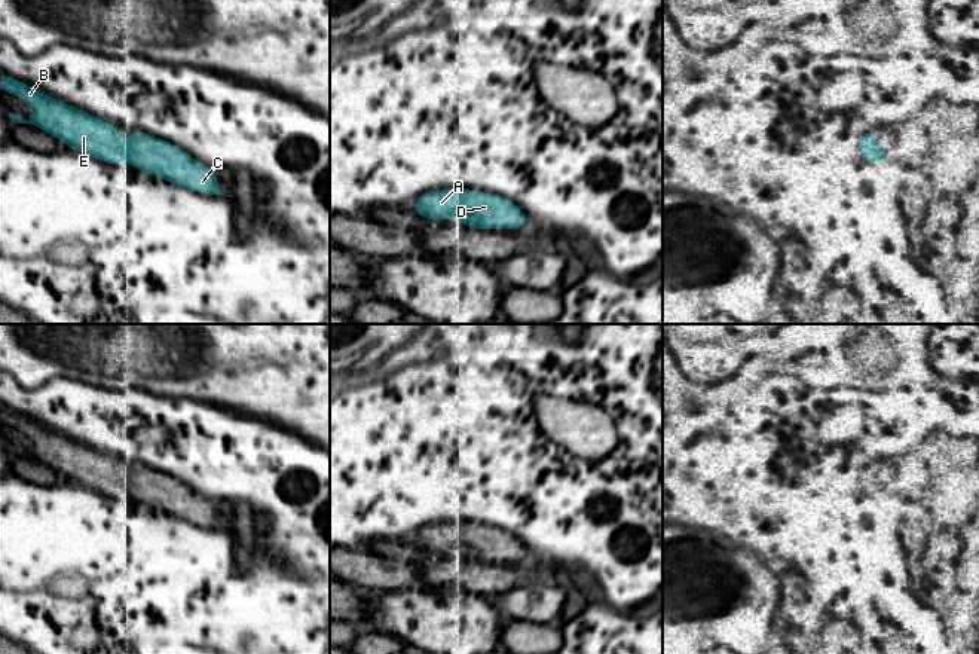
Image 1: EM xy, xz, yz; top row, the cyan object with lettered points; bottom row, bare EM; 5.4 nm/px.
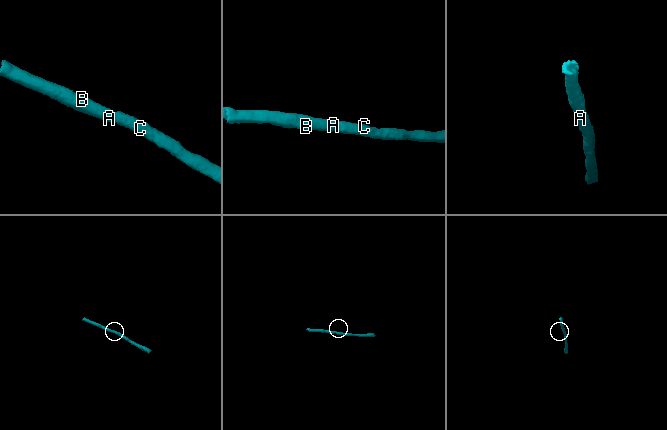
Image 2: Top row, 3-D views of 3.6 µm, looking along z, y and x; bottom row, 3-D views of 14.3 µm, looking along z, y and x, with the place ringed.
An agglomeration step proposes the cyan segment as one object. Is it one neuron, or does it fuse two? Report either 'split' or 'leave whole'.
leave whole

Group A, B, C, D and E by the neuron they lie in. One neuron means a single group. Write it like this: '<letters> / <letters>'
A B C D E

